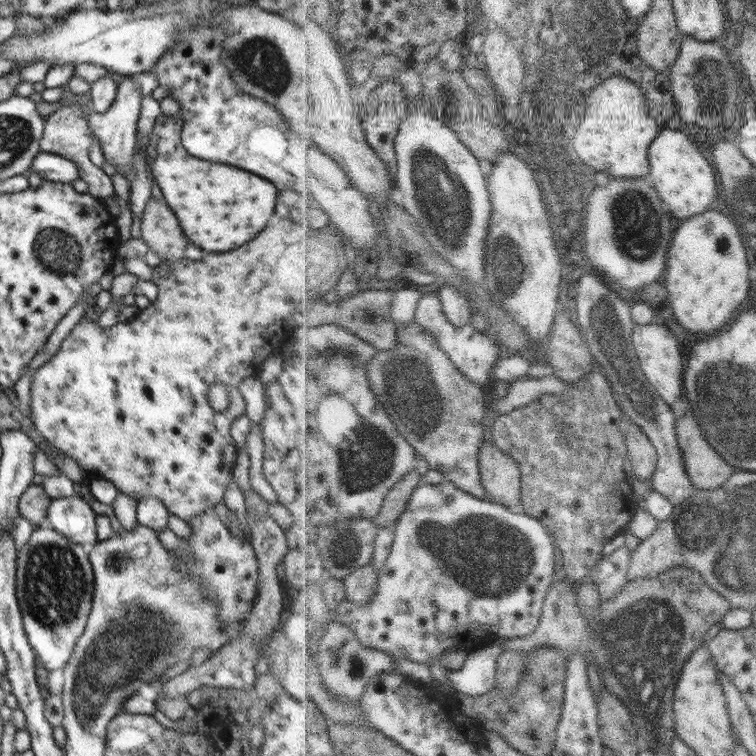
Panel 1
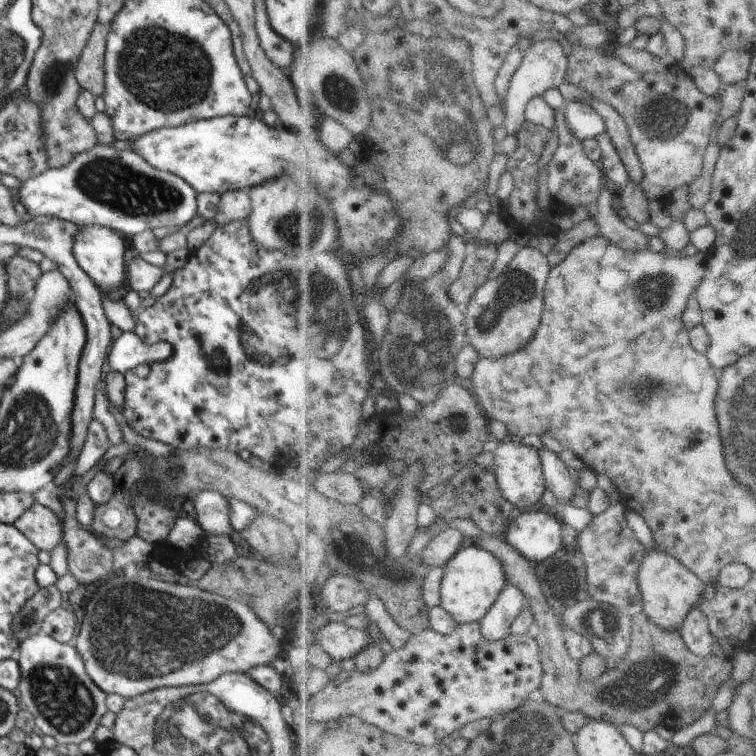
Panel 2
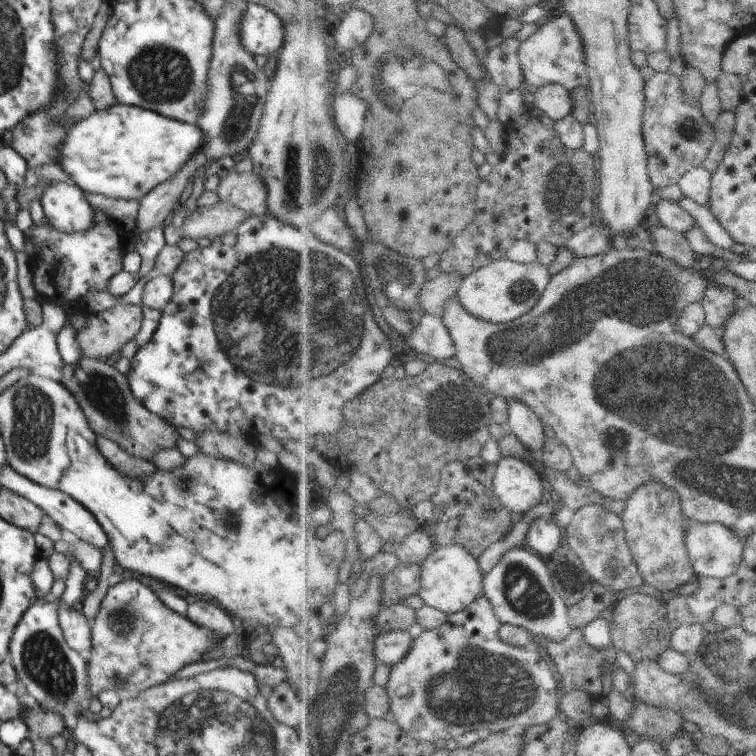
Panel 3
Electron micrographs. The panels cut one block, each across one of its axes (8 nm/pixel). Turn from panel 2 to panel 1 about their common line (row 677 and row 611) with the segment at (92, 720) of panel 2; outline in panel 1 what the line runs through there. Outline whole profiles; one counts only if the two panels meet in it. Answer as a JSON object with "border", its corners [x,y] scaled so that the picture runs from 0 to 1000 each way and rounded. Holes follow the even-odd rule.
{"border":[[[46,697],[37,718],[22,729],[21,788],[29,811],[30,829],[40,854],[53,869],[53,877],[63,888],[85,886],[103,843],[114,832],[114,815],[124,792],[124,754],[108,720],[95,717],[74,701]]]}

